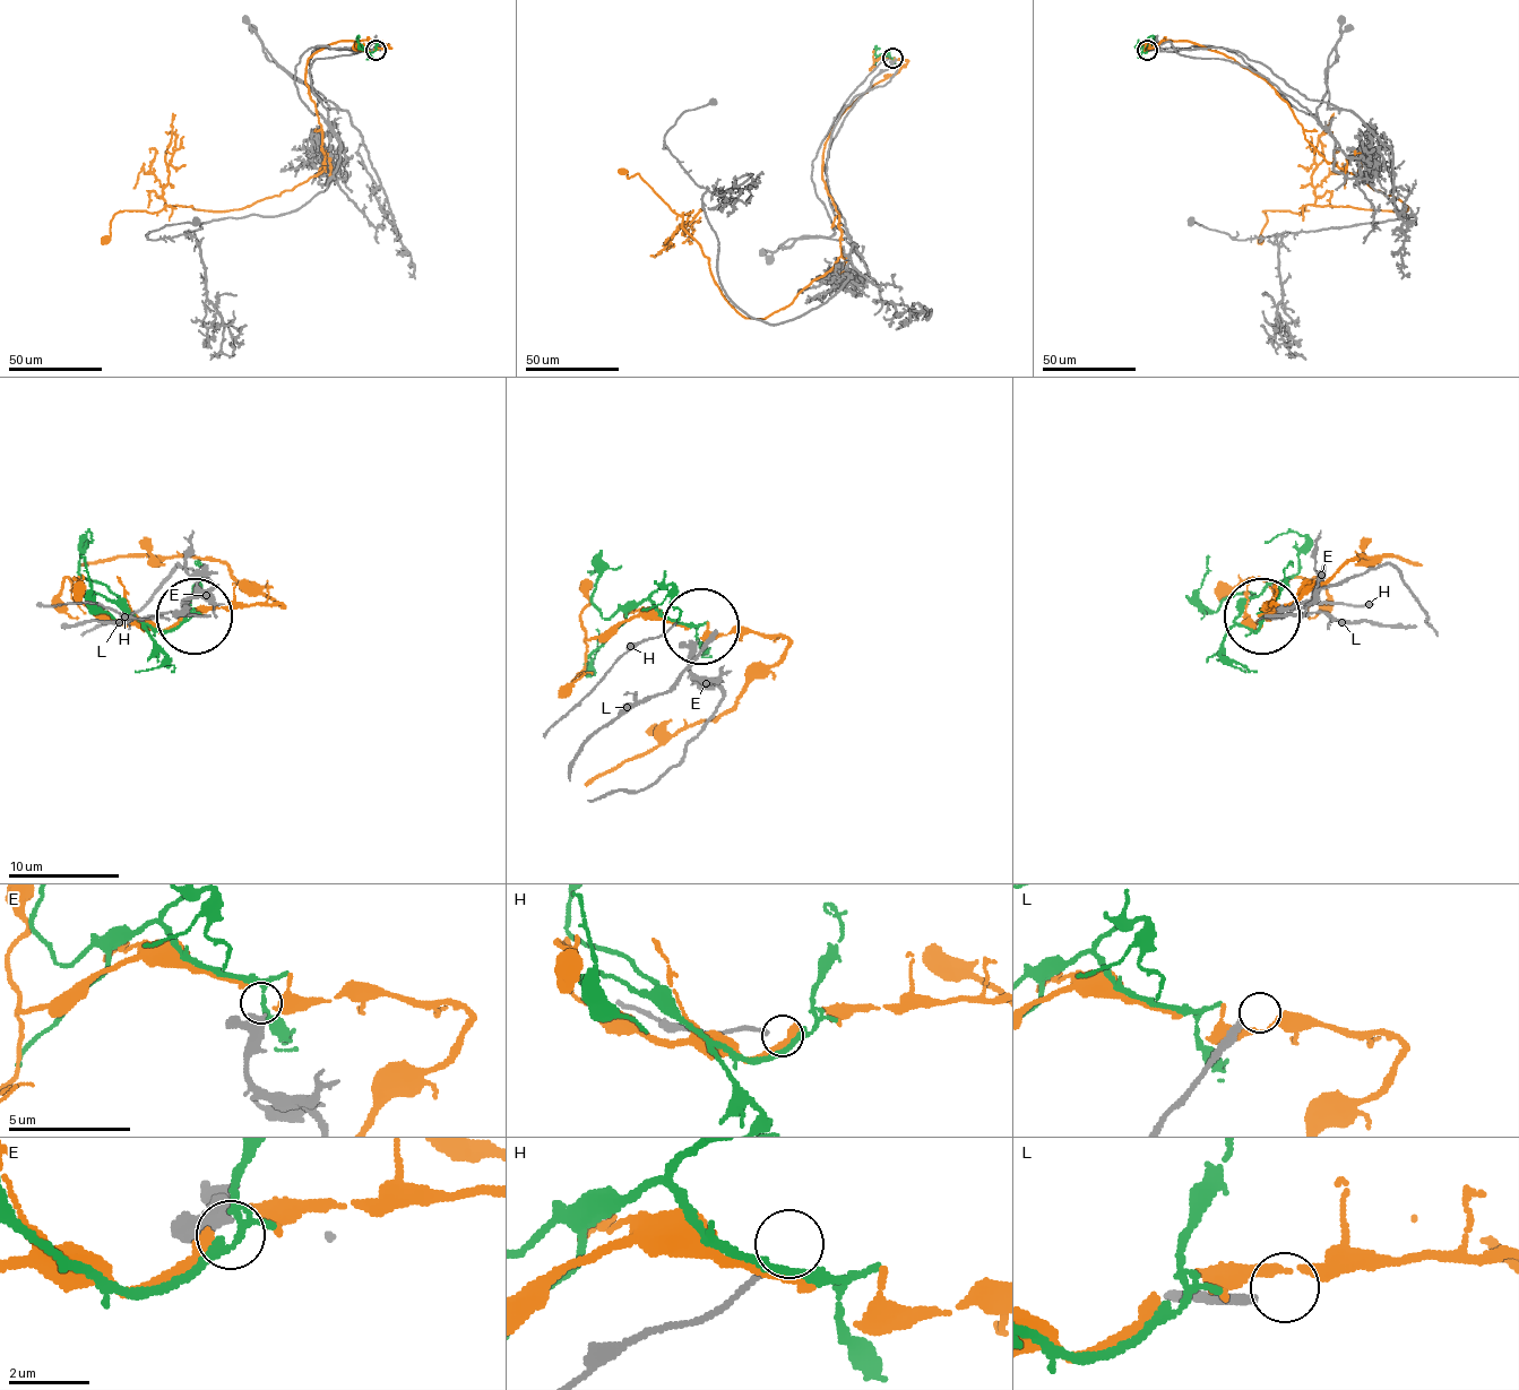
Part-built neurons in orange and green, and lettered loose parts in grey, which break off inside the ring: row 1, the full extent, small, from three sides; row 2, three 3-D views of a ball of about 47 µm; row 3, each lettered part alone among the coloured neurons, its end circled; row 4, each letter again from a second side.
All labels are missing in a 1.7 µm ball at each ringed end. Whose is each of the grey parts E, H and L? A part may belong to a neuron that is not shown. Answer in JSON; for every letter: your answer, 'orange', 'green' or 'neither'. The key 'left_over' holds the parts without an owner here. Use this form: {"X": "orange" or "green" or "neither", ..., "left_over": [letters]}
{"E": "green", "H": "neither", "L": "neither", "left_over": ["H", "L"]}

